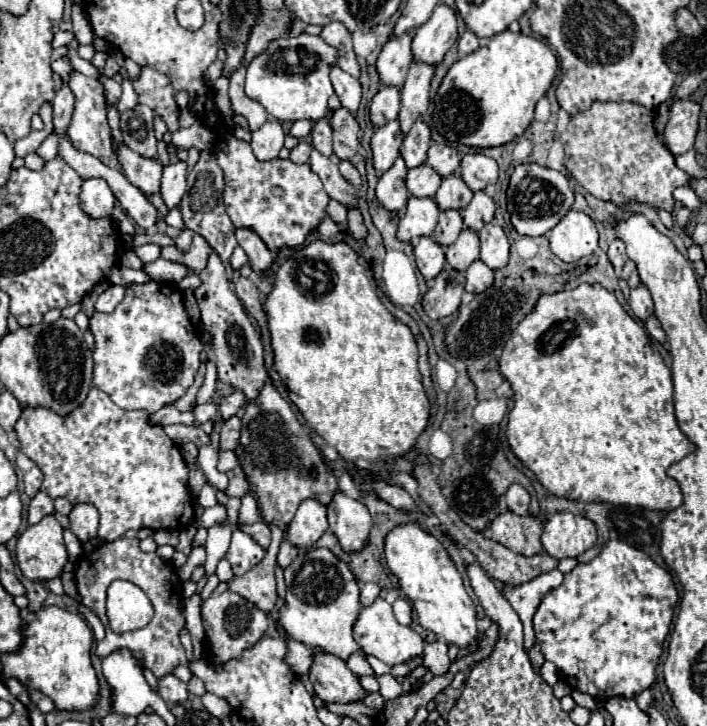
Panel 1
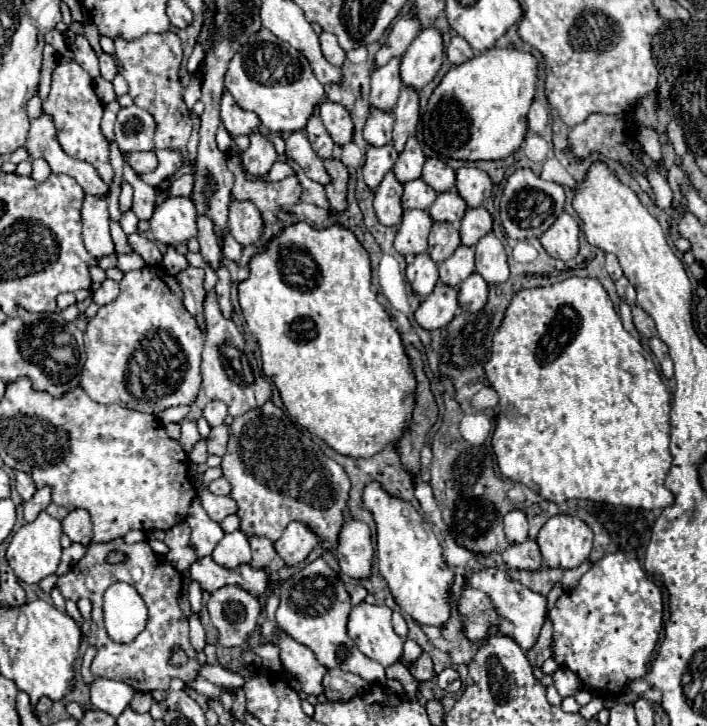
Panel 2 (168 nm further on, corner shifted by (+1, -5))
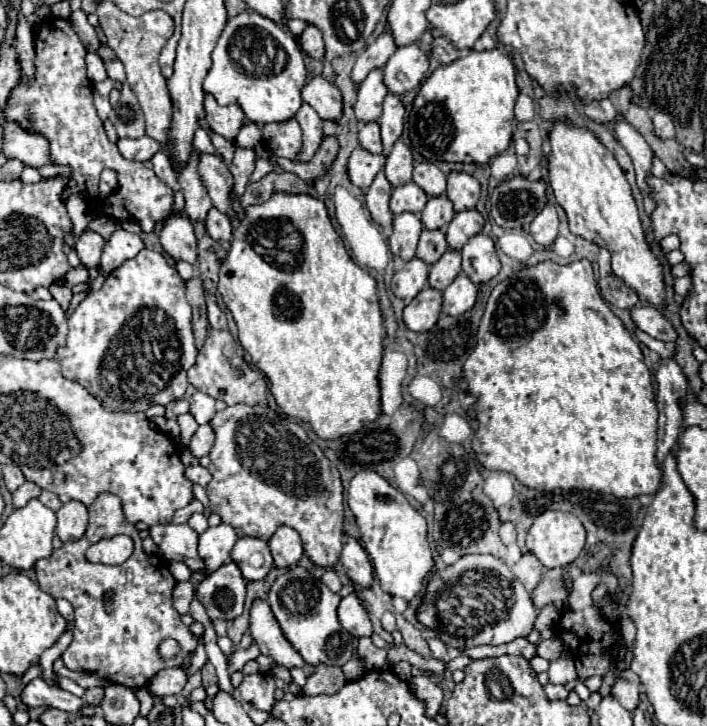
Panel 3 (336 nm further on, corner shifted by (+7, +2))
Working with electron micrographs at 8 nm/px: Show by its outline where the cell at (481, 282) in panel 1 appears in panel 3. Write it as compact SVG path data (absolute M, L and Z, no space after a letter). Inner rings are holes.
M460 274L444 292L442 292L442 312L448 316L460 316L470 310L476 302L478 286L470 282L466 274Z

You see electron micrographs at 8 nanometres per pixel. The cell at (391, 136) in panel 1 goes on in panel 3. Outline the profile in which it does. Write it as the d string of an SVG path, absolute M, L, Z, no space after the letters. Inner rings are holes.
M356 148L350 158L348 158L348 178L354 186L366 190L374 176L384 168L384 156L382 154L372 154L364 148Z

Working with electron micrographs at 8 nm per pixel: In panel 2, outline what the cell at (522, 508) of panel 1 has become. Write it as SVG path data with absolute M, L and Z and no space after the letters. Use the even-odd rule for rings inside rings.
M512 509L504 515L504 533L510 543L518 543L518 541L528 539L528 521L526 521L524 511Z

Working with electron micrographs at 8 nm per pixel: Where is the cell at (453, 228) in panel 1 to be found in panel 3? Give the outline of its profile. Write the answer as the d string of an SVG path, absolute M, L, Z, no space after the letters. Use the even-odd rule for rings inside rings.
M424 230L420 234L416 258L420 258L424 264L432 266L434 262L440 260L440 256L448 250L446 244L446 234L442 230Z

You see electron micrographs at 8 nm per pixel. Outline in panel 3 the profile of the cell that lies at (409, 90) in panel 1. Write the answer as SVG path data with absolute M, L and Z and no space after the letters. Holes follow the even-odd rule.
M388 94L384 98L382 116L378 118L378 124L380 124L380 132L382 132L382 144L384 144L382 154L388 156L390 148L400 138L402 128L404 128L404 104L400 102L398 96Z

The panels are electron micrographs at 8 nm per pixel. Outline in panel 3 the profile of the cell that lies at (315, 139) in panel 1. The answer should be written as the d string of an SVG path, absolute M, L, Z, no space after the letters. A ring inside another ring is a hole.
M306 102L300 106L300 110L296 112L294 118L298 120L298 124L302 126L302 132L304 132L304 146L300 148L294 162L308 162L316 154L316 150L318 150L318 146L322 142L322 136L324 136L322 118Z

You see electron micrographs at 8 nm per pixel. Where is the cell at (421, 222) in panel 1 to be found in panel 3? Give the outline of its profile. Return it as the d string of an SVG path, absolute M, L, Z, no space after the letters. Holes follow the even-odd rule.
M404 212L404 214L394 216L394 232L388 238L392 254L402 258L404 262L412 260L416 254L416 244L418 244L420 232L422 232L422 222L420 222L418 214Z

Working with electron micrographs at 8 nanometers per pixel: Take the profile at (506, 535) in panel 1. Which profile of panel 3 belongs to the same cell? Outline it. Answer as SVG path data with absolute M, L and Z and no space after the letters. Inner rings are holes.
M530 552L522 556L522 560L518 564L512 566L512 572L516 574L516 578L524 584L524 588L528 590L528 594L534 592L534 588L538 586L538 580L542 576L542 564L538 562L536 556L532 556Z

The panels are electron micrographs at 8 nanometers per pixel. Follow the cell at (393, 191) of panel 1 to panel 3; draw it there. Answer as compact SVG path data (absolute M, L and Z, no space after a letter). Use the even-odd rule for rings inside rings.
M384 172L376 174L372 186L366 192L366 206L370 210L370 216L376 224L380 224L384 228L384 234L390 234L392 228L392 212L388 208L392 196L392 184L386 180Z

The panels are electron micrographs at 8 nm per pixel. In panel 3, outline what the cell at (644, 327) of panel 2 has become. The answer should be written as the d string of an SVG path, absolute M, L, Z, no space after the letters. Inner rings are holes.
M634 306L632 320L636 322L636 326L642 332L650 334L656 340L676 342L676 338L678 338L678 332L674 330L672 322L654 306Z

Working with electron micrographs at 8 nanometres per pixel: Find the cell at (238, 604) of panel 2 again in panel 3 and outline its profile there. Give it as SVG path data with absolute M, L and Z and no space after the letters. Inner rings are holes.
M234 562L222 564L208 574L196 588L196 598L204 604L210 620L232 620L242 614L246 596L246 580Z

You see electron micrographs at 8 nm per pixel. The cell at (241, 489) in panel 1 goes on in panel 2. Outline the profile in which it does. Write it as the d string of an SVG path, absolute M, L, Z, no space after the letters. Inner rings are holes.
M224 477L210 483L210 493L214 495L230 495L230 491L232 491L232 485Z

